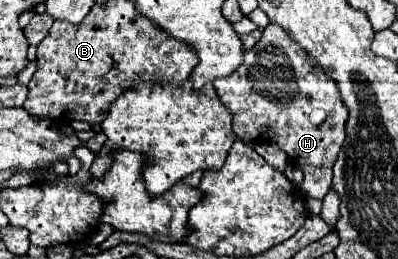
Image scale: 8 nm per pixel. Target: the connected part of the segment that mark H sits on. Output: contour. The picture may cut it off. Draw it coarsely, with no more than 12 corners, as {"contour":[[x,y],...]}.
{"contour":[[279,25],[215,81],[241,141],[323,199],[349,111]]}

